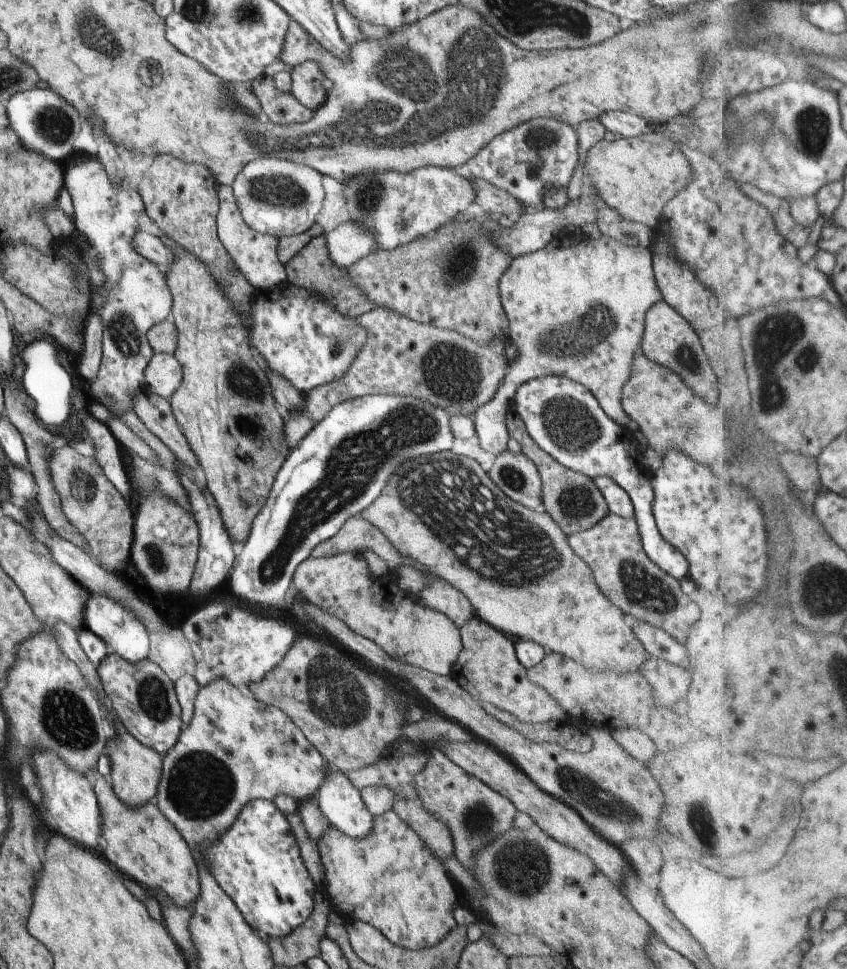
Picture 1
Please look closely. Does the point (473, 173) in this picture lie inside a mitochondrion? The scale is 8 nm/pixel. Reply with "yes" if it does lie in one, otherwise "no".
no

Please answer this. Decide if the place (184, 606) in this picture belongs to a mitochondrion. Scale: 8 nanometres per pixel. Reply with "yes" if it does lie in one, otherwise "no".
no

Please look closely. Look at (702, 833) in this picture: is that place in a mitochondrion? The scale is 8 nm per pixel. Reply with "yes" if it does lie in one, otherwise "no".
yes

